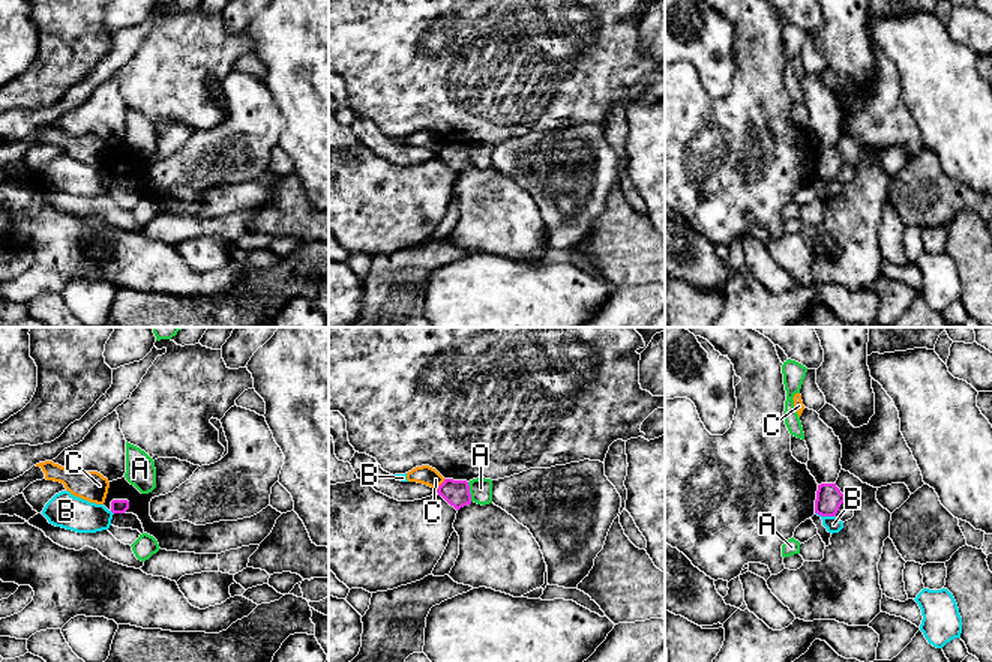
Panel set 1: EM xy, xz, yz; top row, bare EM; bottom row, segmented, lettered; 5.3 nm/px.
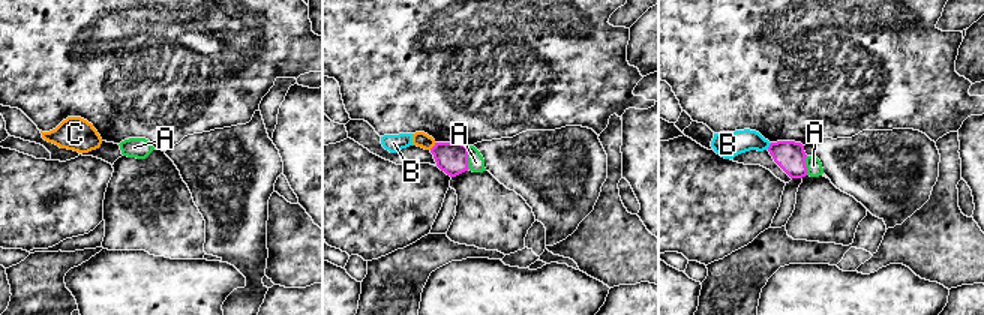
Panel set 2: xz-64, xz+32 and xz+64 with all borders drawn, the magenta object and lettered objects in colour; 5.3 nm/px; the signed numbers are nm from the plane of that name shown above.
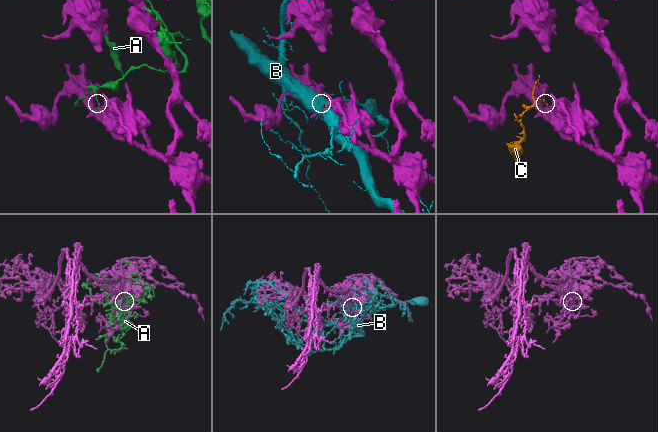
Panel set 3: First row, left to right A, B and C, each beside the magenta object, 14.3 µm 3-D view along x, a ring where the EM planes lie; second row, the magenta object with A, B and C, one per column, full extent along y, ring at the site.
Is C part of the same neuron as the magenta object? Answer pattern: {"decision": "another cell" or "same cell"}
{"decision": "another cell"}

